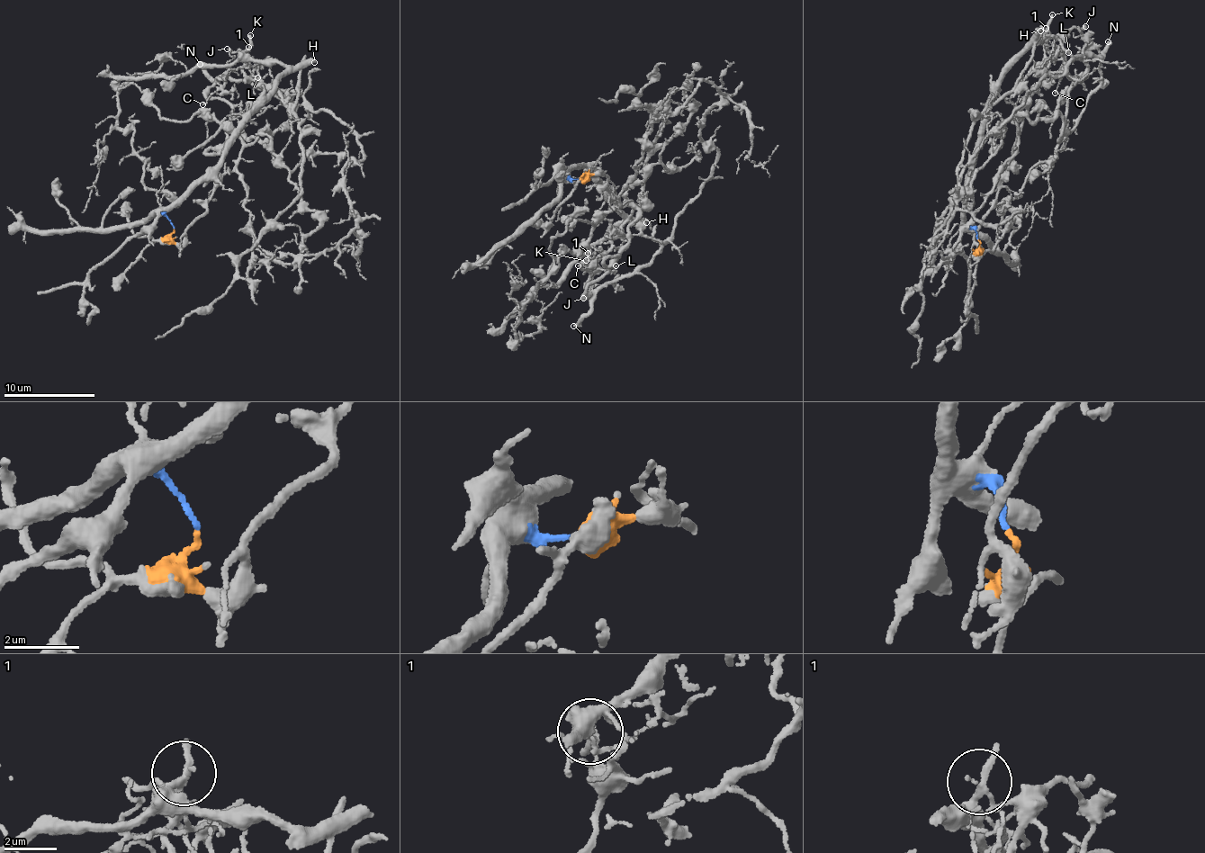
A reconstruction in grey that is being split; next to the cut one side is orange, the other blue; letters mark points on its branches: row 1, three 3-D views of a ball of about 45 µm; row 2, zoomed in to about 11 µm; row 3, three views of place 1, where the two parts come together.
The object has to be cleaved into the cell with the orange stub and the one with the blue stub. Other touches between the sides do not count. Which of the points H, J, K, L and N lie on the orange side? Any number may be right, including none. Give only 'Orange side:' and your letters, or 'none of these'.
Orange side: J, L, N

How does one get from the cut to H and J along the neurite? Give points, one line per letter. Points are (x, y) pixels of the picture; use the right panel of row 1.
H: (978, 238), (974, 228), (966, 224), (966, 191), (983, 120), (1000, 71), (1019, 57), (1041, 30)
J: (978, 238), (977, 249), (972, 246), (1016, 141), (1018, 117), (1029, 99), (1023, 83), (1072, 27), (1086, 25)

